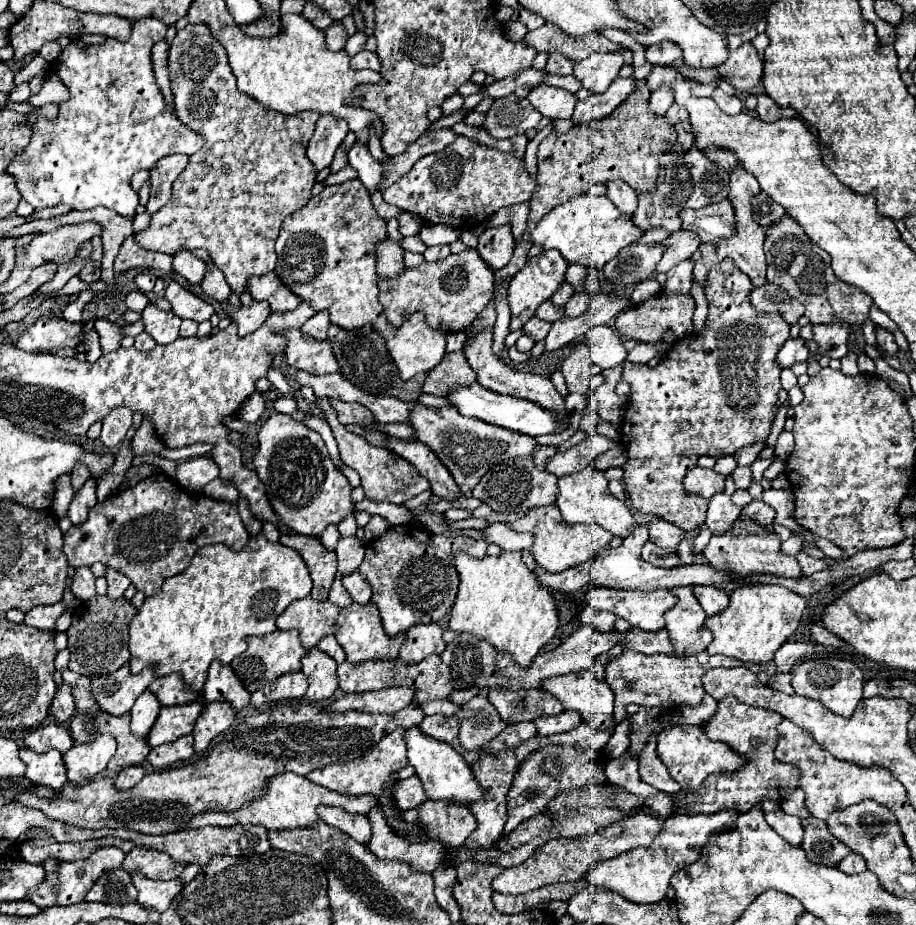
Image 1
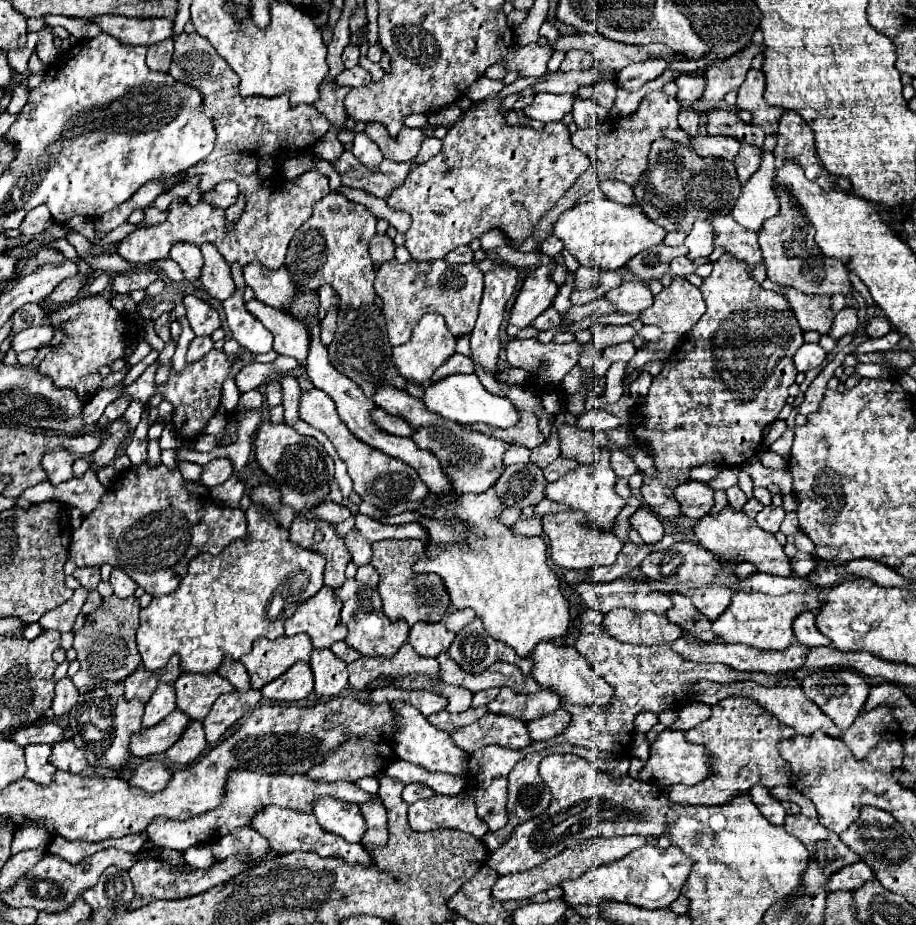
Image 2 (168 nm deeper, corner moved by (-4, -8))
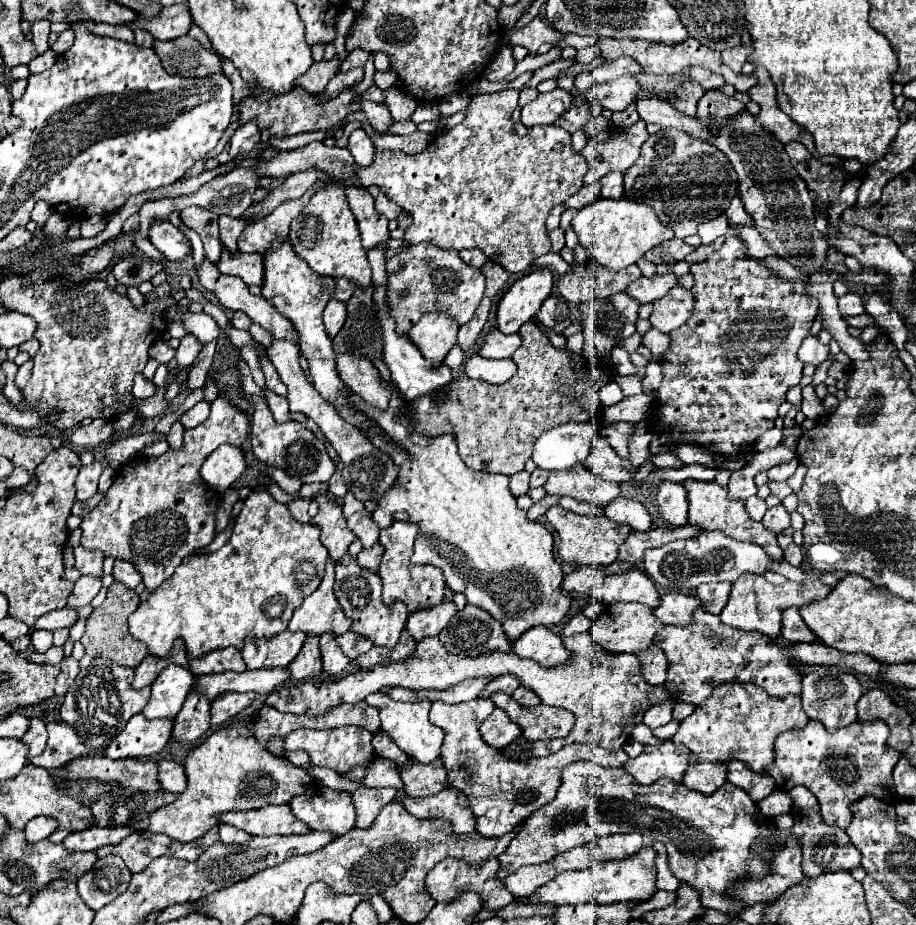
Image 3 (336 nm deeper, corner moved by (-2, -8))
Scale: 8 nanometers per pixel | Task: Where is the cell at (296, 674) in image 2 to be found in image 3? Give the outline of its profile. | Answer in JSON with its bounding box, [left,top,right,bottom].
[290,634,322,682]

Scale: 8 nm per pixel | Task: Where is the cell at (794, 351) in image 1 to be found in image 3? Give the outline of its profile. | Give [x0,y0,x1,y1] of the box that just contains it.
[798,336,830,364]

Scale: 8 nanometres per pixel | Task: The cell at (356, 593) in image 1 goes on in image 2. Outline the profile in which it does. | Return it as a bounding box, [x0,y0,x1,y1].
[356,564,378,588]

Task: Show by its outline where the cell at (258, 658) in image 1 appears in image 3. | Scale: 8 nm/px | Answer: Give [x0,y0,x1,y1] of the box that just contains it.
[242,630,306,670]

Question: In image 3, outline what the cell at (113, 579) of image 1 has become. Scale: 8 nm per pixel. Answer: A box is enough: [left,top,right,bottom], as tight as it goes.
[114,560,142,588]

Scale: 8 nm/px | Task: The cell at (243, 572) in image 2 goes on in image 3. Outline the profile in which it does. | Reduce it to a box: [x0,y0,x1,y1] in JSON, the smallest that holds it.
[130,486,328,658]

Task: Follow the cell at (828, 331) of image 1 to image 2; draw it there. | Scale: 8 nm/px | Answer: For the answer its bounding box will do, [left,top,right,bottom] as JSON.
[828,306,858,342]

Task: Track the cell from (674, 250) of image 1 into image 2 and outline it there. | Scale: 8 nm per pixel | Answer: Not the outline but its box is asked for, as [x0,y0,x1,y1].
[684,220,714,260]

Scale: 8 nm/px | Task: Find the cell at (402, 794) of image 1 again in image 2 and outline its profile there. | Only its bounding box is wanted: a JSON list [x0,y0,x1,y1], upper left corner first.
[402,782,436,806]

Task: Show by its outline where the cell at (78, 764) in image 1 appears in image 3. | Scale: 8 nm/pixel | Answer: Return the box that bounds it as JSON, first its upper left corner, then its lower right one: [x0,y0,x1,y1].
[28,722,84,770]

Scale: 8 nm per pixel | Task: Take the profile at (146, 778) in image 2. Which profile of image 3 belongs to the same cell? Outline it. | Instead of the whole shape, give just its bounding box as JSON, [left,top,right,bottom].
[158,760,186,794]

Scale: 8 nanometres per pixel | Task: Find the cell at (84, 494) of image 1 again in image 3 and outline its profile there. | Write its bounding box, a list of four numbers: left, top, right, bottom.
[76,462,102,500]

